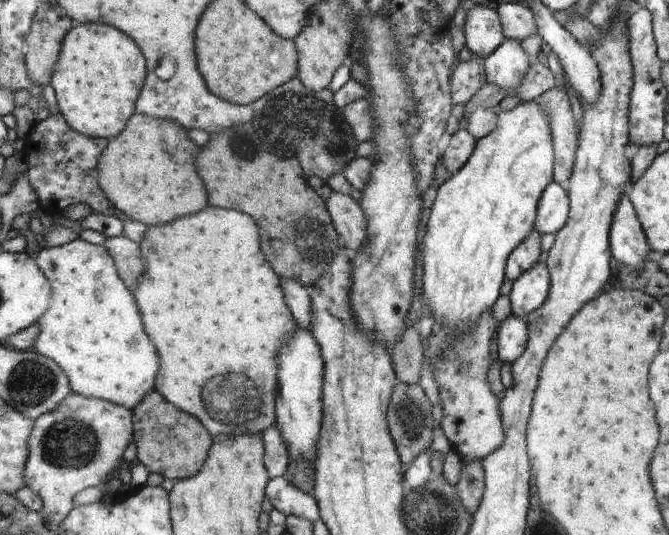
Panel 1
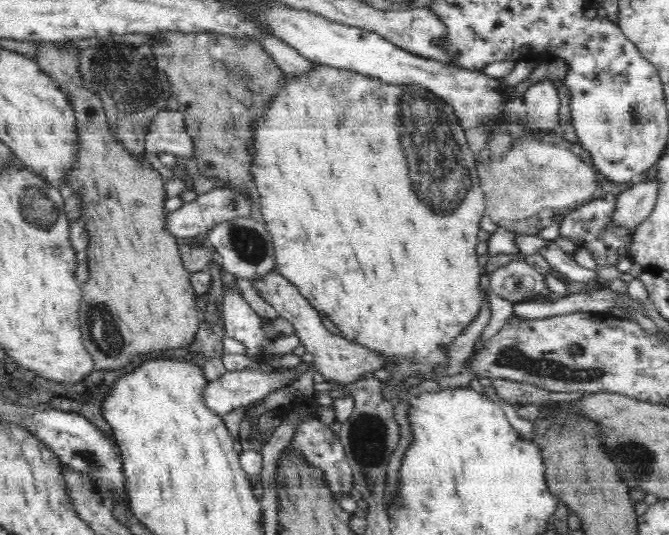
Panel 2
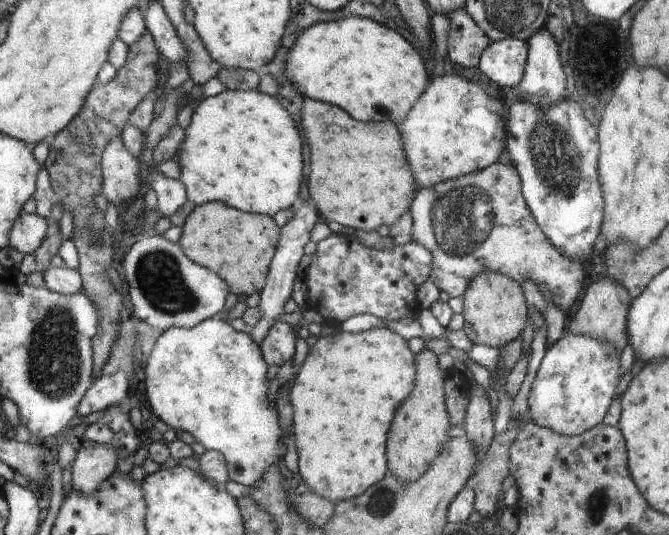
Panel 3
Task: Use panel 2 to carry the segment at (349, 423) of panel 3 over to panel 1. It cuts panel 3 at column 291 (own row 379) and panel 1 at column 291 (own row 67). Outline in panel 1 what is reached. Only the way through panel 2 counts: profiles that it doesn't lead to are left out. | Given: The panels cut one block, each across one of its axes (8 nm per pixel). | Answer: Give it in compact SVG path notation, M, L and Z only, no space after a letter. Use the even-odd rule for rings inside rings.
M212 206L196 216L183 216L168 224L149 226L140 240L139 247L146 272L138 280L133 294L135 300L140 300L140 308L144 308L143 327L159 352L161 370L155 390L179 409L196 416L212 437L218 434L235 437L254 436L262 434L267 428L272 428L272 425L278 422L276 410L279 394L279 356L287 339L296 334L297 322L287 304L282 278L272 268L263 252L258 222L245 212Z

